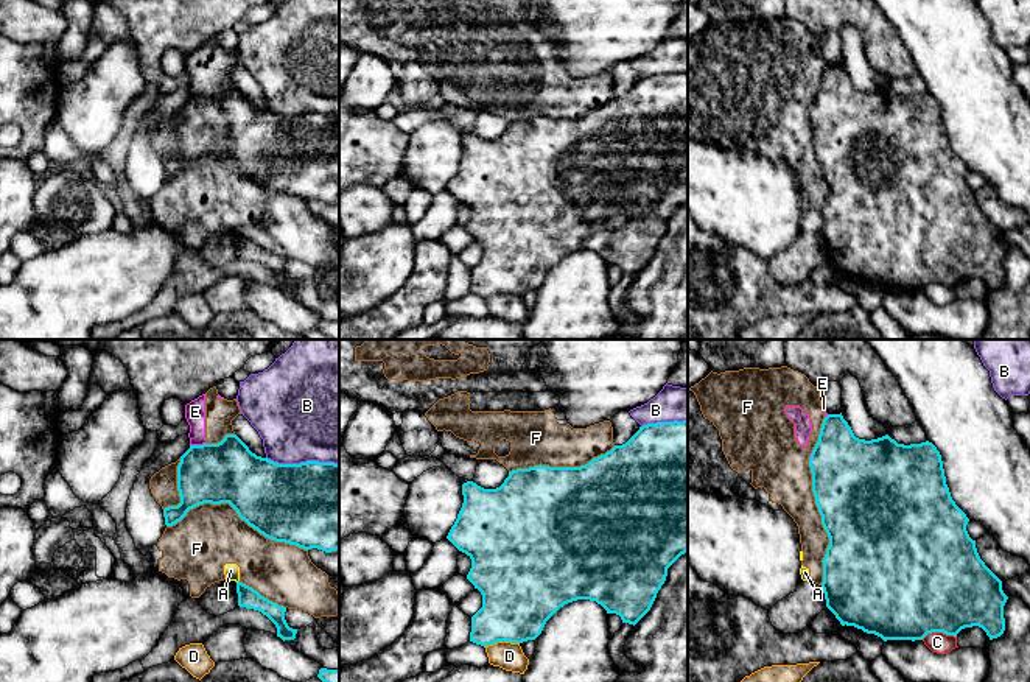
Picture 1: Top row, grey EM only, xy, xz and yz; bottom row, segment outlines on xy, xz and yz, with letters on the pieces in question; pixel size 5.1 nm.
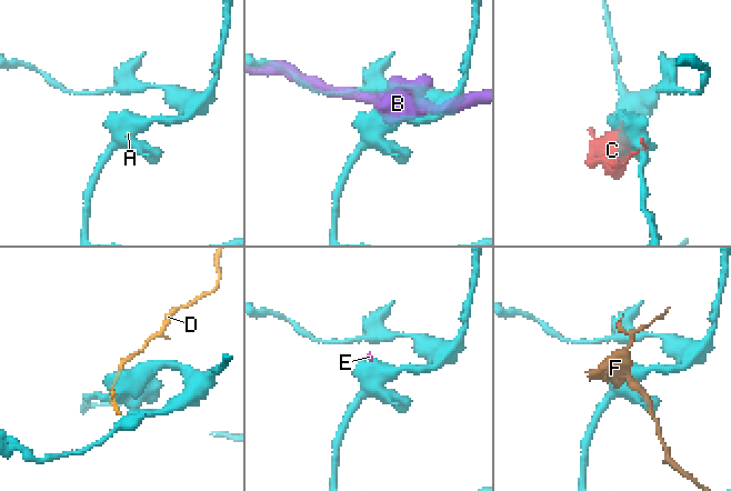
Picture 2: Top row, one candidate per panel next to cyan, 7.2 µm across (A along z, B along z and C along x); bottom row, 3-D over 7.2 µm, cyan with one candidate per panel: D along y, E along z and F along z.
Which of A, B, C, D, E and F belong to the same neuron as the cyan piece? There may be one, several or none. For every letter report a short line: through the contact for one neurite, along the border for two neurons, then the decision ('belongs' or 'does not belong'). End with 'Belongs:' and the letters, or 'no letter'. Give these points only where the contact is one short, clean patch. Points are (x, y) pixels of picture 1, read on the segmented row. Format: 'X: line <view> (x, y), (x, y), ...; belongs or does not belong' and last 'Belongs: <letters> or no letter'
A: line xy (235, 580), (238, 581); does not belong
B: does not belong
C: does not belong
D: does not belong
E: line xy (206, 442), (190, 446); does not belong
F: does not belong
Belongs: no letter

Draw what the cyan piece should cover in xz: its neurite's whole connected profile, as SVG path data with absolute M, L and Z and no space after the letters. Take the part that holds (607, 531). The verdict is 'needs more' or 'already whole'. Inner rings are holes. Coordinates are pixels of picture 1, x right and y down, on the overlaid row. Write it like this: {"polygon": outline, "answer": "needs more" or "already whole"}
{"polygon": "M688 420L657 422L639 430L622 445L615 445L605 455L593 458L580 467L534 466L517 469L496 489L484 489L473 481L462 484L464 503L447 539L471 559L467 579L482 595L482 607L471 617L470 642L489 646L498 642L523 643L535 640L546 621L565 604L590 599L601 604L607 613L616 613L622 623L636 624L652 607L658 590L666 581L667 568L688 551Z", "answer": "already whole"}

